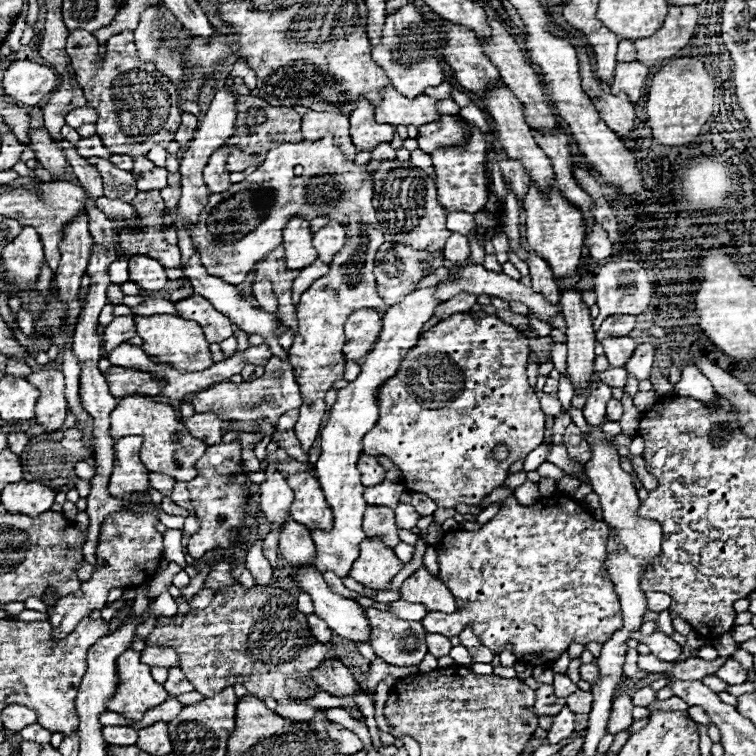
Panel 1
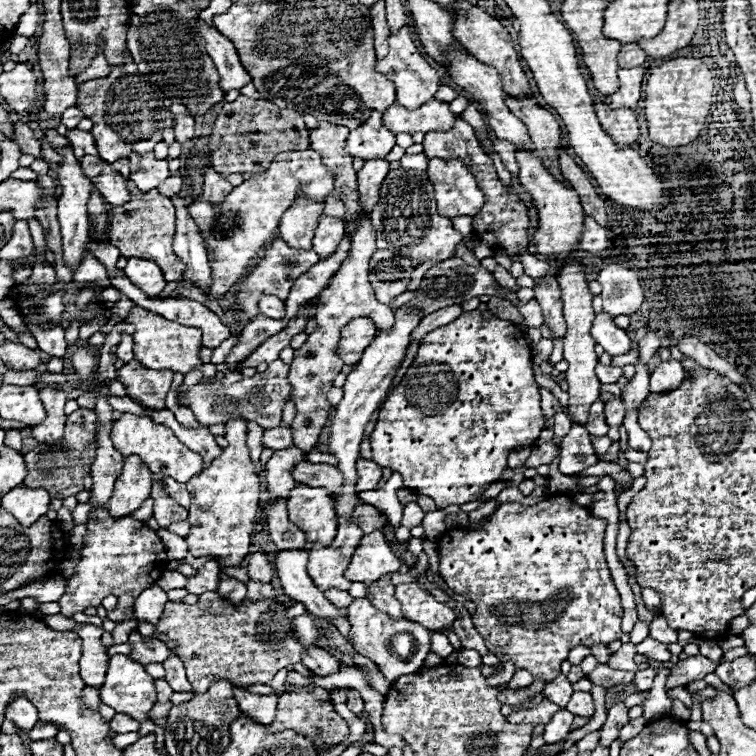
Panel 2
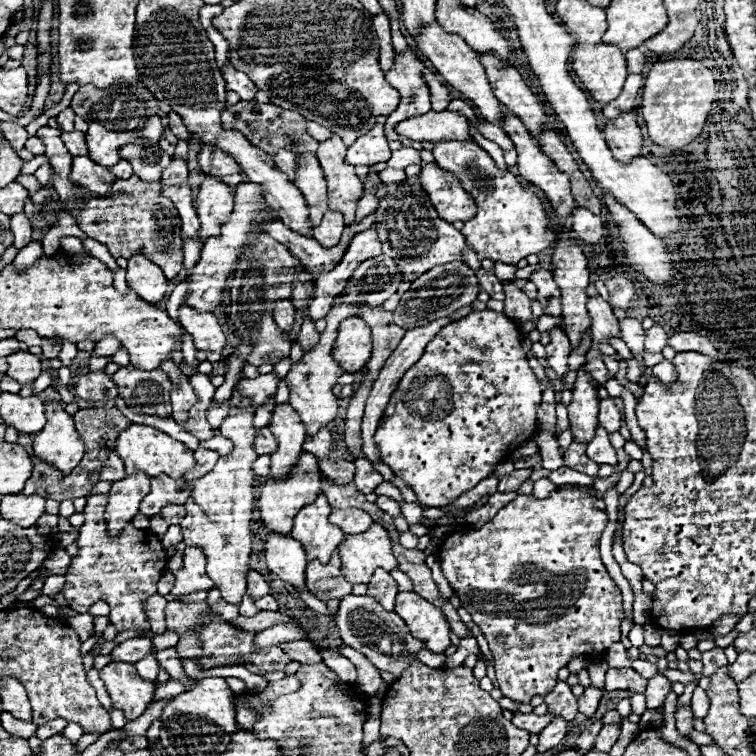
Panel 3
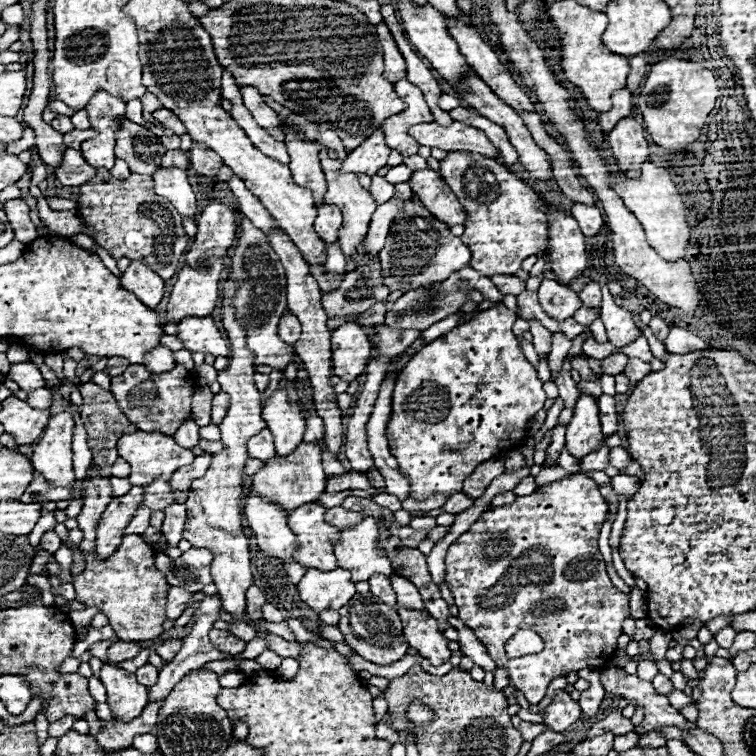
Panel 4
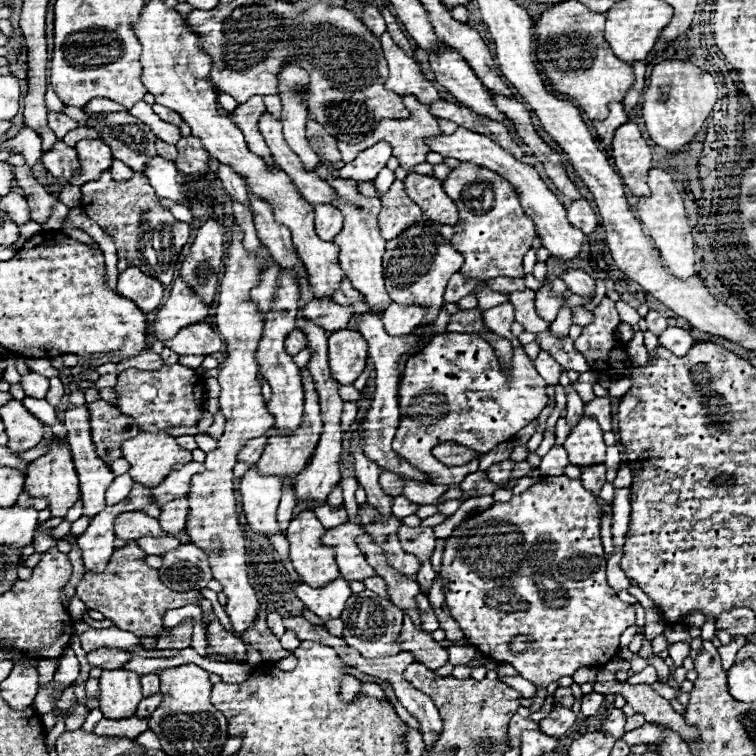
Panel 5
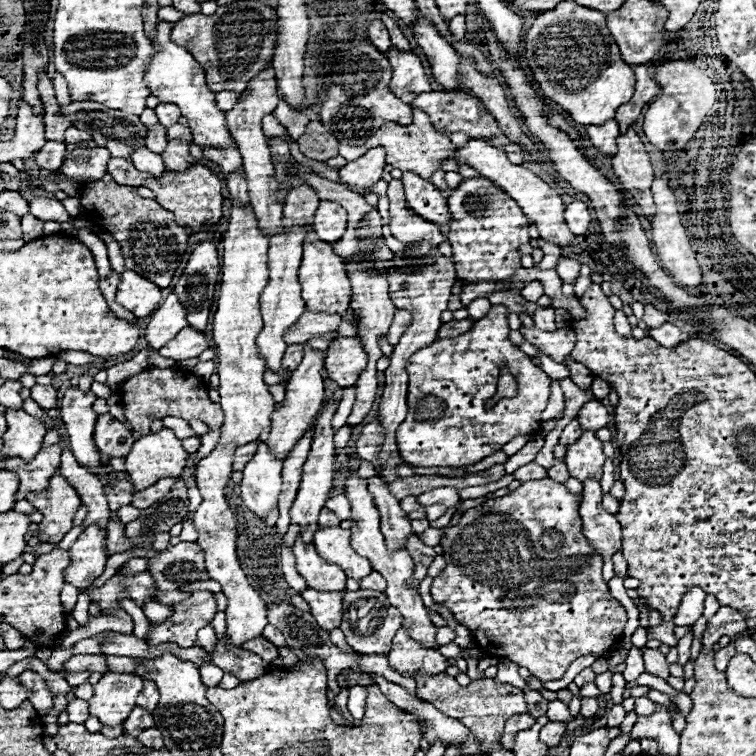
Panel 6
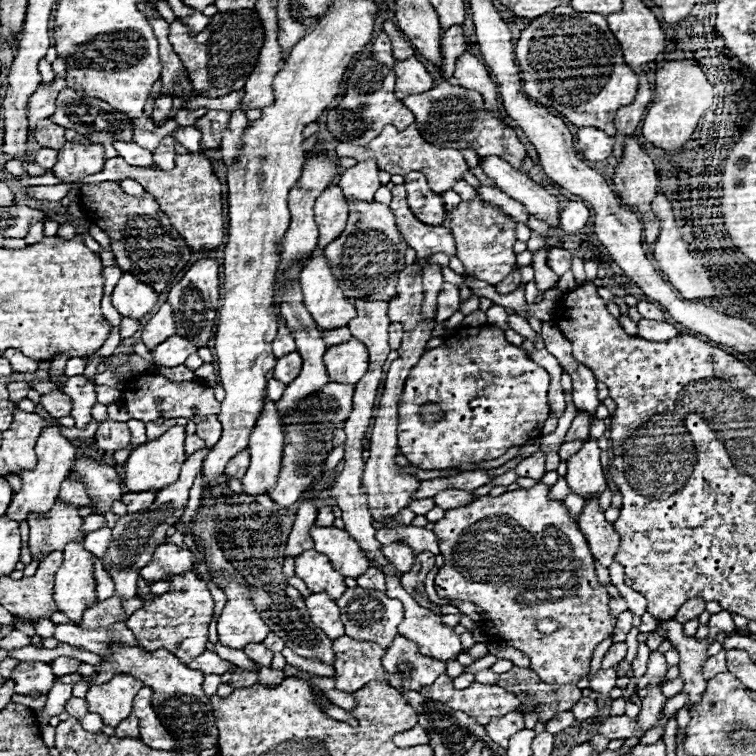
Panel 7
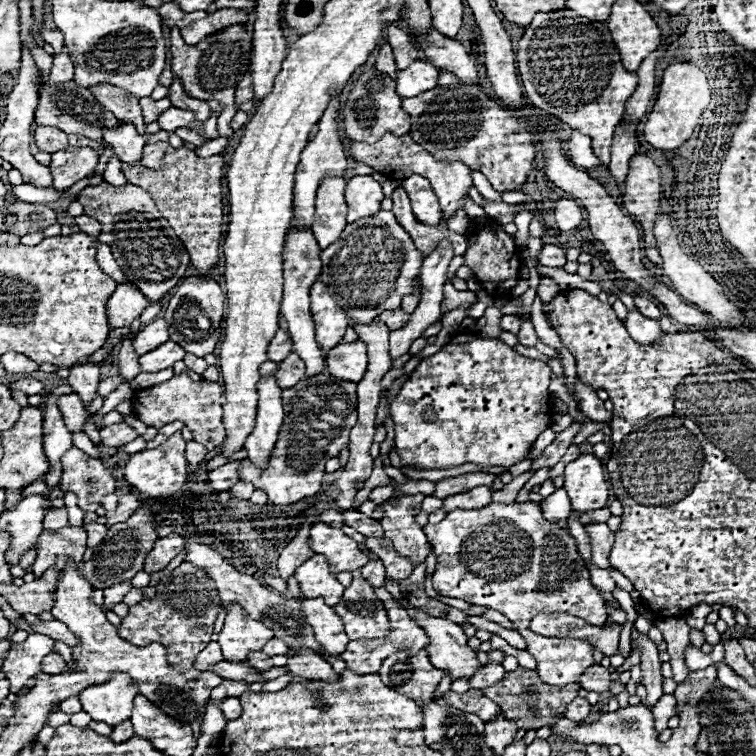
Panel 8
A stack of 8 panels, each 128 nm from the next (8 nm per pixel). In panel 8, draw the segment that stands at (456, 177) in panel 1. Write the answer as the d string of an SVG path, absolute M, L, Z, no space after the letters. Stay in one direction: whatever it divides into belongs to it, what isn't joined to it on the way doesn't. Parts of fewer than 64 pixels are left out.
M414 174L402 182L402 188L408 192L408 196L412 200L414 216L424 224L438 226L442 220L442 210L440 210L436 194L430 188L430 182L426 178Z

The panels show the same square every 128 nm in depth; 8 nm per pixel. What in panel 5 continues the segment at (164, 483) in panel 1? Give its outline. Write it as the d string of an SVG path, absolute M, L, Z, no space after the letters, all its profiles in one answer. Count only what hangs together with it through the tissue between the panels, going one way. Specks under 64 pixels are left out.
M176 500L164 504L160 510L162 510L162 514L160 514L158 522L160 522L162 532L166 532L168 536L178 536L180 532L184 532L184 522L186 522L188 510L178 510Z

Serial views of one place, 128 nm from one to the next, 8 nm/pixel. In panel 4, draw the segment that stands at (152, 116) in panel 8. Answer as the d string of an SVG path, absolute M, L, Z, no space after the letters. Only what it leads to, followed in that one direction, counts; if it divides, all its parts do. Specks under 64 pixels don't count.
M160 108L160 110L156 110L154 112L154 118L164 126L164 128L168 128L168 130L172 130L174 134L178 134L178 136L182 136L186 130L184 130L184 124L178 120L178 116L174 116L170 110L166 110L166 108Z

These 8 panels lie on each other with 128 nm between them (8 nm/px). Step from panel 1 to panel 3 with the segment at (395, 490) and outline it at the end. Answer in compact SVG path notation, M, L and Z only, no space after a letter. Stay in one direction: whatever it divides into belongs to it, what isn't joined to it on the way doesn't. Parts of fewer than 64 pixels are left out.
M378 496L378 500L374 502L378 508L382 508L386 514L390 514L392 518L400 516L400 504L388 496Z

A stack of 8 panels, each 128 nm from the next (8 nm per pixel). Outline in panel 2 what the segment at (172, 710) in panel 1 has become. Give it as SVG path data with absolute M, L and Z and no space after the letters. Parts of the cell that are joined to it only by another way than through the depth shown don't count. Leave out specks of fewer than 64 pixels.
M116 714L108 724L110 724L110 730L114 730L118 734L124 734L124 732L130 732L130 730L138 730L140 728L140 724L136 720L130 720L130 718L122 716L122 714Z

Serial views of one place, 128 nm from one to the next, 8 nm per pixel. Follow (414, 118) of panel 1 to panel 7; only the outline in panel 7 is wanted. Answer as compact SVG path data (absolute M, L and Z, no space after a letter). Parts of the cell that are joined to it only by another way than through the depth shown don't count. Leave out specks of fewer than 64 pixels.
M498 156L480 158L480 168L484 174L496 182L496 186L506 192L510 198L520 202L528 214L544 220L550 228L560 230L560 204L558 198L548 194L546 188L536 184L532 178L522 174L520 170L506 164L506 160Z

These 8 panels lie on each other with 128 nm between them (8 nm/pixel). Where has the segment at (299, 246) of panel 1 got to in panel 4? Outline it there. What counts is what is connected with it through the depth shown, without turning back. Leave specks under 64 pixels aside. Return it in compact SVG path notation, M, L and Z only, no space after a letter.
M288 130L286 134L286 146L290 154L288 166L292 170L294 182L302 188L312 190L316 208L320 208L324 204L324 194L326 194L326 180L318 160L318 152L322 150L322 146L318 142L306 140L300 134L294 134L292 130Z

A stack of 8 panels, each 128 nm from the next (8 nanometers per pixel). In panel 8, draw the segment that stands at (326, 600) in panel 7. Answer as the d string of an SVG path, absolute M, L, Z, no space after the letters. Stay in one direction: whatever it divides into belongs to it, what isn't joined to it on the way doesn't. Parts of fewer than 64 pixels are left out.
M306 598L302 600L302 612L314 628L316 640L322 644L322 656L338 656L338 652L346 650L348 636L332 606L326 606L322 598Z

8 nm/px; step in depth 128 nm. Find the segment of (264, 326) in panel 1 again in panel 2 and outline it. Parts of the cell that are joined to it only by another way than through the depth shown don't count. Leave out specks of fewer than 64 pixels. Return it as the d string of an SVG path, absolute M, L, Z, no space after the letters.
M176 194L176 196L172 196L172 202L176 206L174 252L186 264L182 278L192 282L198 288L210 288L210 284L212 284L210 266L208 266L206 246L200 236L200 230L194 224L194 220L188 216L186 200L180 194Z

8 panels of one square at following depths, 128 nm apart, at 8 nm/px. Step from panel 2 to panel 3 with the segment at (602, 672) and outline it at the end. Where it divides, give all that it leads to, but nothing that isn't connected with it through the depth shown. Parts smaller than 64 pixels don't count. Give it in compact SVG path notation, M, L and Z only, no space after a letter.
M610 668L606 672L606 690L630 690L630 692L644 692L648 680L644 680L632 668Z

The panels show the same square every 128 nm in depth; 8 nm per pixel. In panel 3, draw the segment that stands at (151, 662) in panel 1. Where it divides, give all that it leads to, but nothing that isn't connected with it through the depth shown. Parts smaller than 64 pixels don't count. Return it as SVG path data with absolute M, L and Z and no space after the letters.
M146 636L130 638L112 650L114 660L128 662L128 664L136 664L138 660L142 660L148 654L154 654L154 644L152 644L152 638L146 638Z

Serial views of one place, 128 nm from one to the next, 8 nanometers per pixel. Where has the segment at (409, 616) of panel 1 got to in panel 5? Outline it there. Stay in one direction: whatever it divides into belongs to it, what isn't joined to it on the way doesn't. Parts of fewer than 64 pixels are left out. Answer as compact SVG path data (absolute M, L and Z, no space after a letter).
M380 576L366 578L366 580L364 580L364 584L366 584L366 588L368 588L368 590L376 592L378 596L382 596L382 598L388 598L388 592L386 592L386 582L384 582Z

